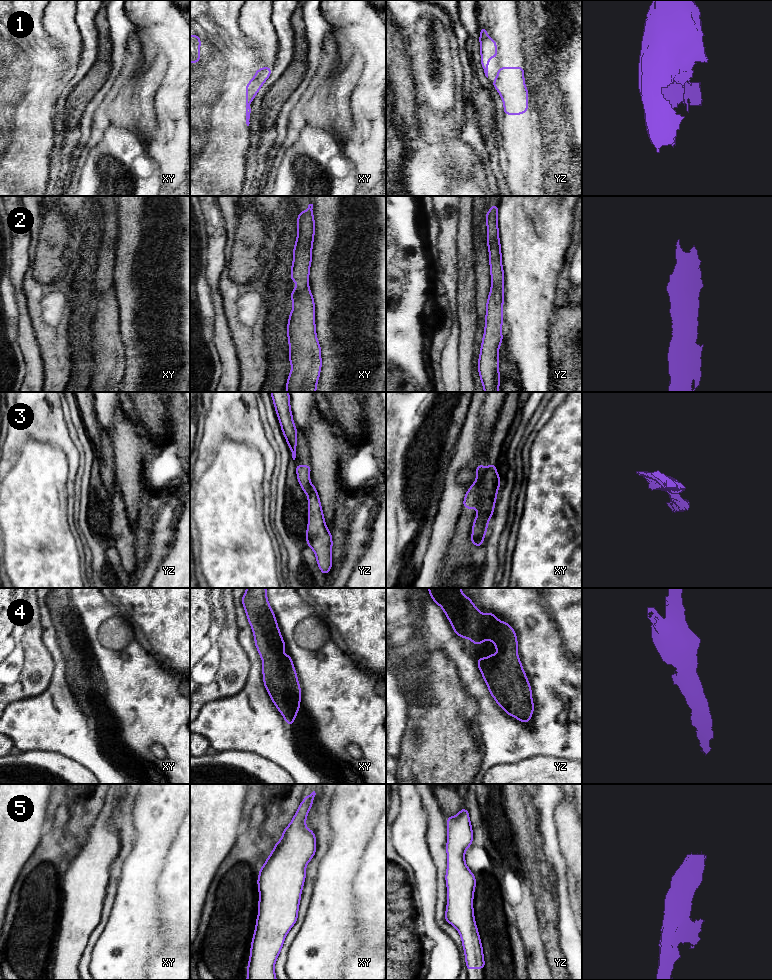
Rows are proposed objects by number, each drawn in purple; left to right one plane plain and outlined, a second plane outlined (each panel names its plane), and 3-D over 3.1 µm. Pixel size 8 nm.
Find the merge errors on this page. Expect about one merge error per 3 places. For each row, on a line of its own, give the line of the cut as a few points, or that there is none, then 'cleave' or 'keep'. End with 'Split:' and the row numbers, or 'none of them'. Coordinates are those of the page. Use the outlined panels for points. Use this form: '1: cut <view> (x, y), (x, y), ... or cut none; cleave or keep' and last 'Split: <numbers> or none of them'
1: cut xy (256, 76), (253, 96); cleave
2: cut none; keep
3: cut xy (486, 469), (480, 483), (476, 506); cleave
4: cut none; keep
5: cut none; keep
Split: 1, 3

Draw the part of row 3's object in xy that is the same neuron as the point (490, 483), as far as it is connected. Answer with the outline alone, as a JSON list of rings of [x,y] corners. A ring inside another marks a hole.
[[[496,464],[488,465],[479,490],[477,499],[477,516],[472,525],[471,542],[476,547],[481,547],[485,538],[489,520],[493,515],[497,492],[500,487],[501,479],[497,473]]]

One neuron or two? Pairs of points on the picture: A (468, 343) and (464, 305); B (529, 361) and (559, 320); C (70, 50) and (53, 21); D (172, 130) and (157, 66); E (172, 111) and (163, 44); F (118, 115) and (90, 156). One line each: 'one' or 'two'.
A: one
B: two
C: one
D: two
E: one
F: two

